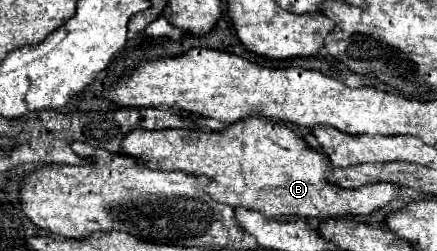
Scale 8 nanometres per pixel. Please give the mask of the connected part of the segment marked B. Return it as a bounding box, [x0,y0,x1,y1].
[124,116,398,218]

